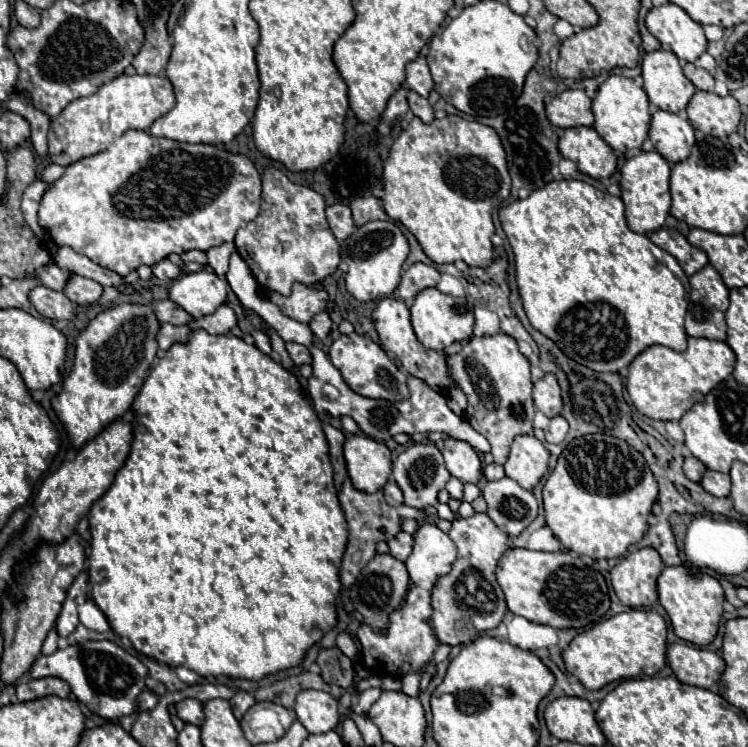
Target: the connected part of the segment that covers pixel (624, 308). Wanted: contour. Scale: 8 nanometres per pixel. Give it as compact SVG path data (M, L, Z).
M556 180L556 182L550 182L548 186L544 186L540 190L534 190L528 198L516 200L516 202L500 208L500 222L502 222L502 228L508 236L512 252L514 252L516 282L518 282L518 290L520 290L520 298L522 298L526 316L528 316L530 324L538 332L548 336L552 342L556 342L558 348L568 358L572 358L574 362L588 366L596 372L620 372L622 368L630 366L630 362L638 354L642 354L646 348L650 348L654 344L668 346L676 352L686 350L688 334L684 330L684 316L686 316L686 310L688 310L688 294L690 294L688 276L684 274L684 270L680 268L680 264L676 262L676 258L672 254L658 248L654 242L650 242L648 236L636 234L628 228L626 214L624 214L624 202L620 198L610 196L606 192L600 192L598 188L594 188L594 186L590 186L588 182L582 182L582 180Z

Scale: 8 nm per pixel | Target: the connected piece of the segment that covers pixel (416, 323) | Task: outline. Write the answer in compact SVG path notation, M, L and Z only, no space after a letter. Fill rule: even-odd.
M424 288L410 308L412 312L412 326L418 336L418 340L430 348L430 350L444 350L452 342L466 342L472 338L474 328L474 306L468 302L468 298L456 298L442 294L438 288Z

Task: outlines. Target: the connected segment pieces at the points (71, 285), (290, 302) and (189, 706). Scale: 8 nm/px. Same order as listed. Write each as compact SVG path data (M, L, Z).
M72 274L72 278L68 280L68 286L64 288L64 294L74 304L92 304L92 302L98 302L102 292L104 292L102 284L90 280L90 278L76 276L76 274Z
M296 284L292 288L292 296L284 298L276 292L272 292L268 298L272 298L274 304L280 306L280 310L298 320L298 322L310 322L314 314L318 314L320 310L326 310L326 302L328 302L328 294L322 288L310 288L304 284Z
M186 698L180 704L176 704L178 716L194 726L202 726L204 724L204 704L196 698Z

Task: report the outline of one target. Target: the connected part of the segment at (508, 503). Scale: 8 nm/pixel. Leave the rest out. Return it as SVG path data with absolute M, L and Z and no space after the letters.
M508 476L496 482L486 482L482 494L488 502L488 516L510 538L518 536L538 516L534 494Z

